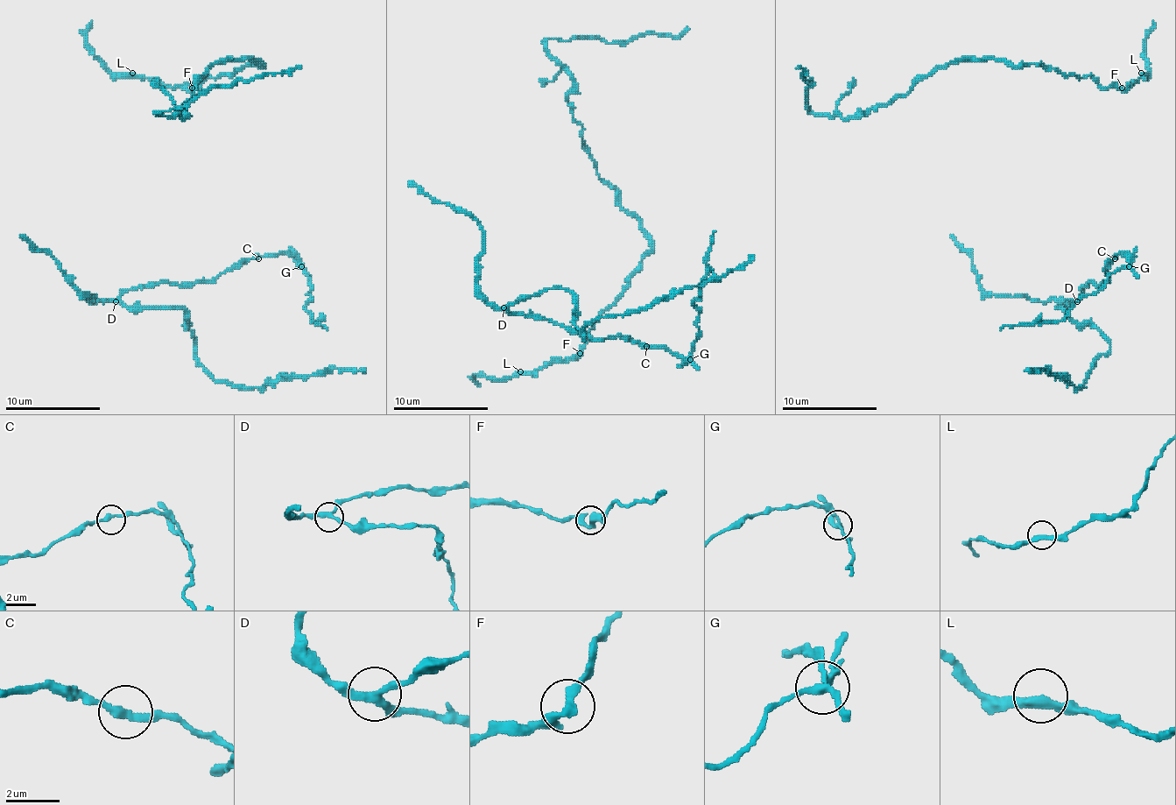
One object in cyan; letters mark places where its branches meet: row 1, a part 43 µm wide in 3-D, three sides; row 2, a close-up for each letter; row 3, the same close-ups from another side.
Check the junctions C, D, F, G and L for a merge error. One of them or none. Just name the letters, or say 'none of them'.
G

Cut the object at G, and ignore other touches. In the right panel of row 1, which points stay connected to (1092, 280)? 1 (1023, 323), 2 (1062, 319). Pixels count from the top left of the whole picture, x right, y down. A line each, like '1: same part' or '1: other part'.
1: other part
2: other part

